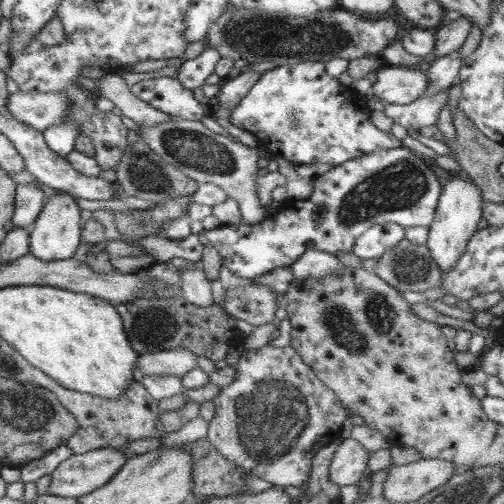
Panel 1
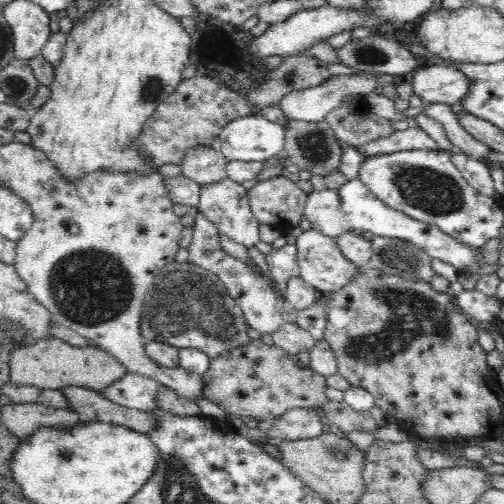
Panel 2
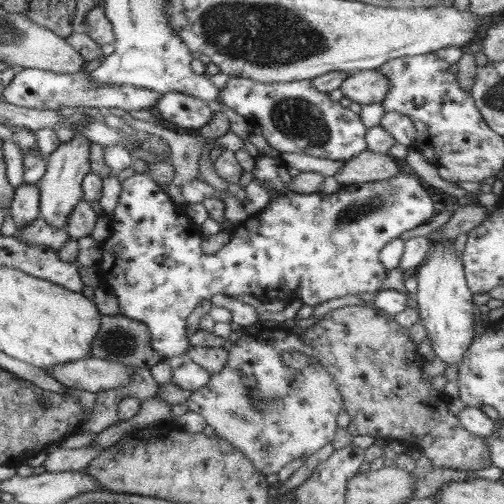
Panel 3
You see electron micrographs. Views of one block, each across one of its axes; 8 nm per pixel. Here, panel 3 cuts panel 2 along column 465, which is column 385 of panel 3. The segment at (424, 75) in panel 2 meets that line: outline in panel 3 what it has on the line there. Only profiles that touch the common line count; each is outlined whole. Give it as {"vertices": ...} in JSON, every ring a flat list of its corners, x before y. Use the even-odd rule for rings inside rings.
{"vertices":[[365,70,365,72,357,72,353,76,349,76,349,80,345,80,339,90,343,94,343,98,357,102,357,104,381,104,385,100,385,96,389,94,389,80,377,72,377,70]]}

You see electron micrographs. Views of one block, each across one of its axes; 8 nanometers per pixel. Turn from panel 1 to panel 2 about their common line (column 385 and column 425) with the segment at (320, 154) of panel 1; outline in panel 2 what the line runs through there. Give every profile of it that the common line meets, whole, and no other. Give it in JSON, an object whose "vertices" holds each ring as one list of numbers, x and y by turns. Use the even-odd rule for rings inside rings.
{"vertices":[[410,128,406,132,394,132,384,140,376,140,362,148,362,156,378,156,378,154,392,154,392,152,412,152,412,150,438,150,436,142,422,132,420,128]]}

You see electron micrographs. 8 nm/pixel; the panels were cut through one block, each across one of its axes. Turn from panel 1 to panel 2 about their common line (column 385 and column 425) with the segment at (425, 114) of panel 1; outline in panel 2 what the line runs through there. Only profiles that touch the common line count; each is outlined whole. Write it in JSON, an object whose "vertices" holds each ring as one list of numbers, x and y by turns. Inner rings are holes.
{"vertices":[[424,104,422,114,432,118,434,122,438,122,444,128,452,146,458,146,466,156,470,156,474,160,484,160,490,154,490,148,484,148,478,140,474,140,474,136,470,136,460,126,458,116,452,112,450,104]]}

